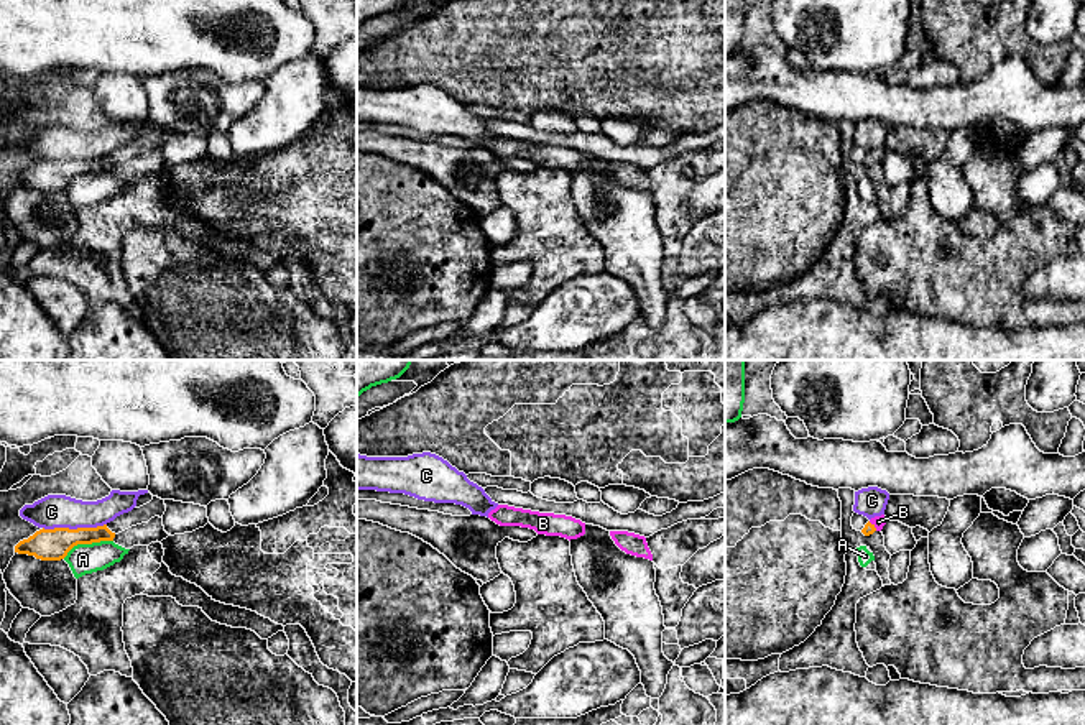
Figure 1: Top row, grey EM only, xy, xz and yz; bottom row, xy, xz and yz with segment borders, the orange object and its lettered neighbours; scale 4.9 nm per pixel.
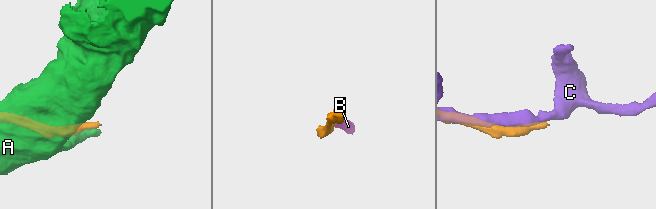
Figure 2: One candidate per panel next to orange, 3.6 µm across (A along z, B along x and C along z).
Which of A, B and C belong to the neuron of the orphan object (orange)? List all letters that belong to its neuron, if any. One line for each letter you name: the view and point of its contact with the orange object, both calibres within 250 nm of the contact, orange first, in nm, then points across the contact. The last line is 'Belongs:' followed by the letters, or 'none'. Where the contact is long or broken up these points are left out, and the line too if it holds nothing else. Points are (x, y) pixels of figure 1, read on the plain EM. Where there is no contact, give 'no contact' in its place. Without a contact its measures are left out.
B: meets orange in yz at (873, 158); 50 nm thick on the orange side, 60 nm on the other
Belongs: B

